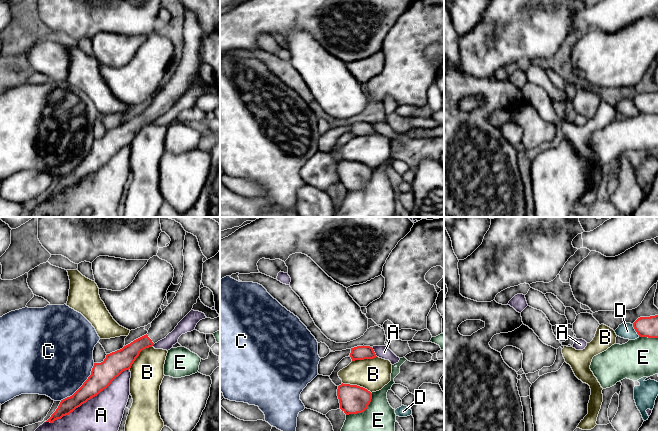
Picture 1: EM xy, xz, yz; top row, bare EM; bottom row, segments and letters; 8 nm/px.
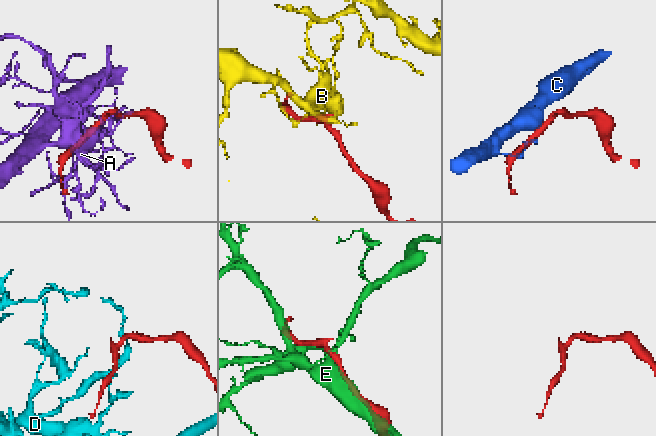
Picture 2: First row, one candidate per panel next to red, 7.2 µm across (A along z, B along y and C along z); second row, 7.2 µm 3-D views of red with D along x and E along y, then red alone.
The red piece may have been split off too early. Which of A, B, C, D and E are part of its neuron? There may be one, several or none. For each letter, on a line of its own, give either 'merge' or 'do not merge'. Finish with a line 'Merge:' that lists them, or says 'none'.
A: do not merge
B: do not merge
C: do not merge
D: do not merge
E: do not merge
Merge: none

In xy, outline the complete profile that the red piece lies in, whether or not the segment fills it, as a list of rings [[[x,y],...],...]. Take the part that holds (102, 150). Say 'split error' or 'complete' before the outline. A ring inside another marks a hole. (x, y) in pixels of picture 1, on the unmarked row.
split error | [[[188,8],[185,11],[183,32],[184,47],[181,62],[172,78],[152,97],[148,109],[122,125],[107,130],[103,138],[94,139],[88,155],[72,172],[61,176],[56,187],[46,198],[54,199],[55,196],[69,191],[76,184],[97,172],[123,147],[131,144],[142,126],[166,114],[192,86],[200,72],[205,32],[197,13]]]

